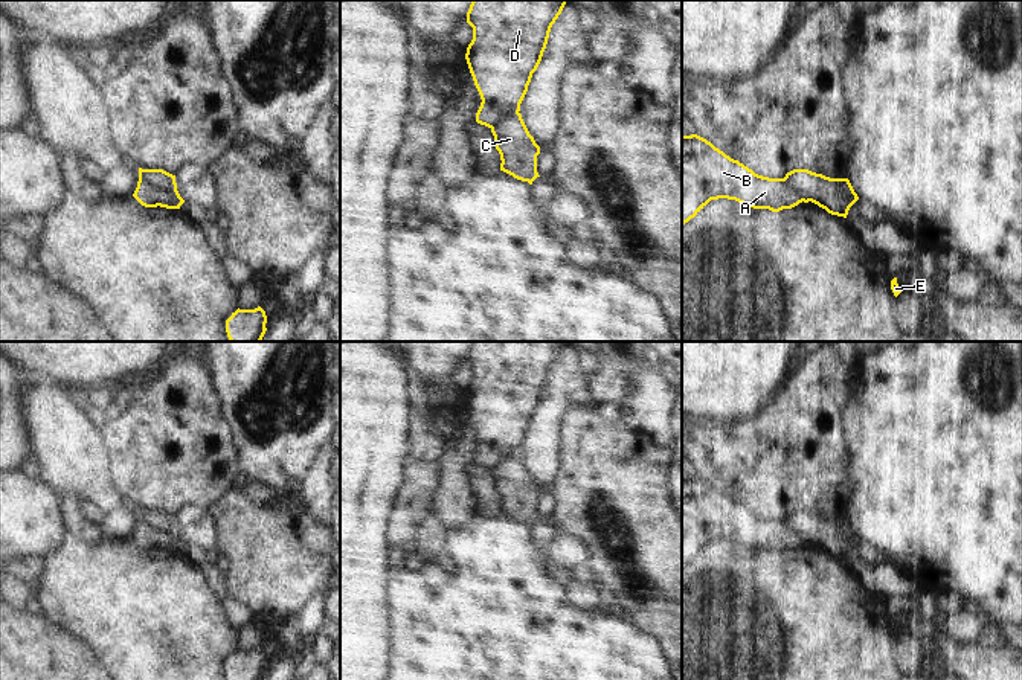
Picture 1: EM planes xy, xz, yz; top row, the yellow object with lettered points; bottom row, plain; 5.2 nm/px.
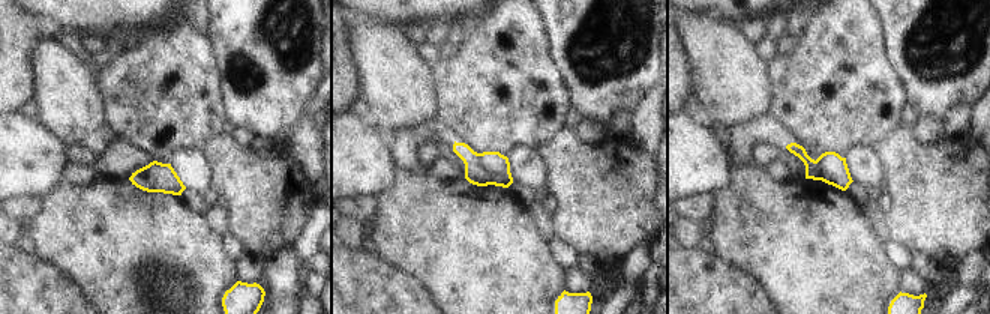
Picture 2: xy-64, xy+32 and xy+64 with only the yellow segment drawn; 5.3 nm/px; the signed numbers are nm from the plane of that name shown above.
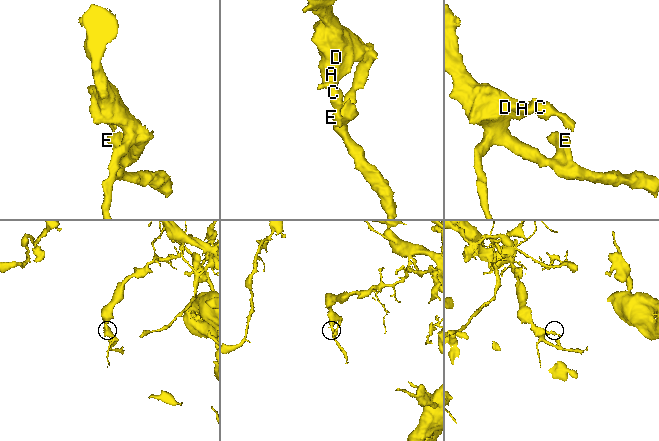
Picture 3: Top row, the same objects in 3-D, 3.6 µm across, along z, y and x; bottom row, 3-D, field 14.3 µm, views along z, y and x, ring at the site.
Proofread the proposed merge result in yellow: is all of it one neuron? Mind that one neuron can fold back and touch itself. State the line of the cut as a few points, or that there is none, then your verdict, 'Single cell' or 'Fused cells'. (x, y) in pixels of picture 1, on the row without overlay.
Split along xy (139, 511), (154, 526), (163, 531), (176, 531). Fused cells.

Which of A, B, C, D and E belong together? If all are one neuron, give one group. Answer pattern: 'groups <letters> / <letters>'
groups A B D E / C

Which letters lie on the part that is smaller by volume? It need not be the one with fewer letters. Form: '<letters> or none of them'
C.

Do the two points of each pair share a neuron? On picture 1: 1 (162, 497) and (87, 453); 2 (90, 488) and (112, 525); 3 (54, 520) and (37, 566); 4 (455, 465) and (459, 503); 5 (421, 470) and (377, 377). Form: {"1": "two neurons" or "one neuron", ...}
{"1": "two neurons", "2": "two neurons", "3": "two neurons", "4": "one neuron", "5": "two neurons"}

